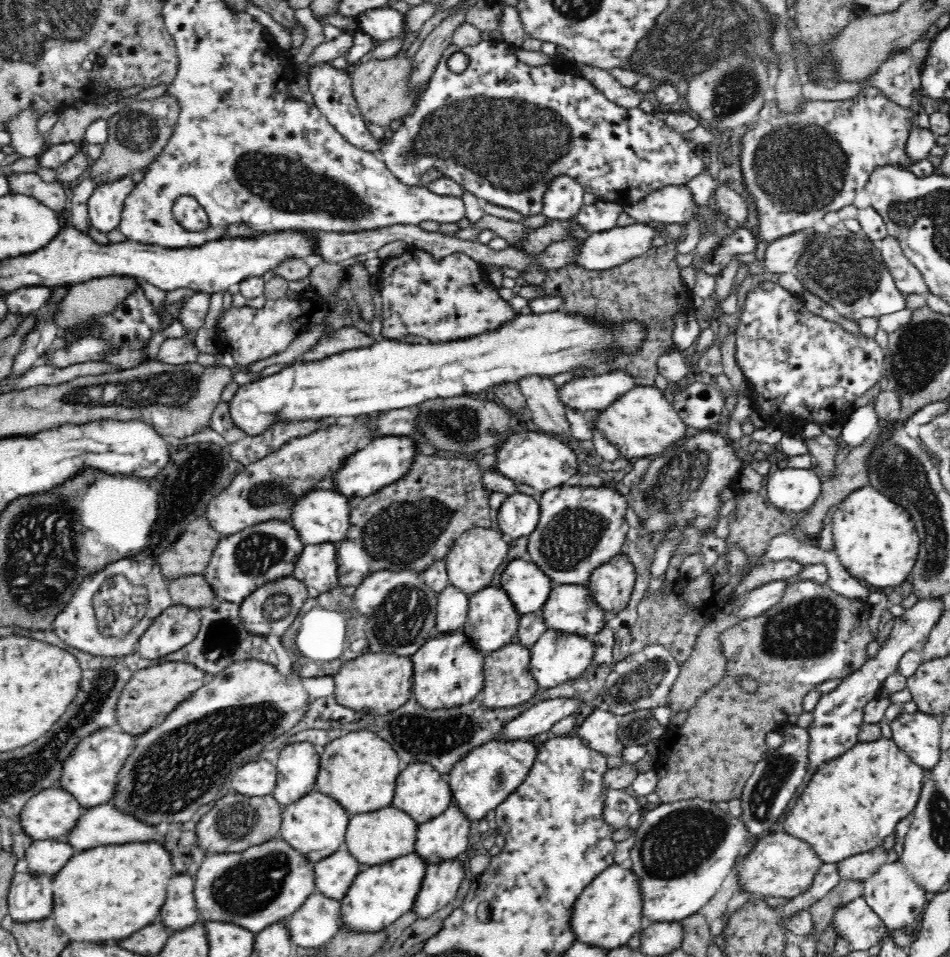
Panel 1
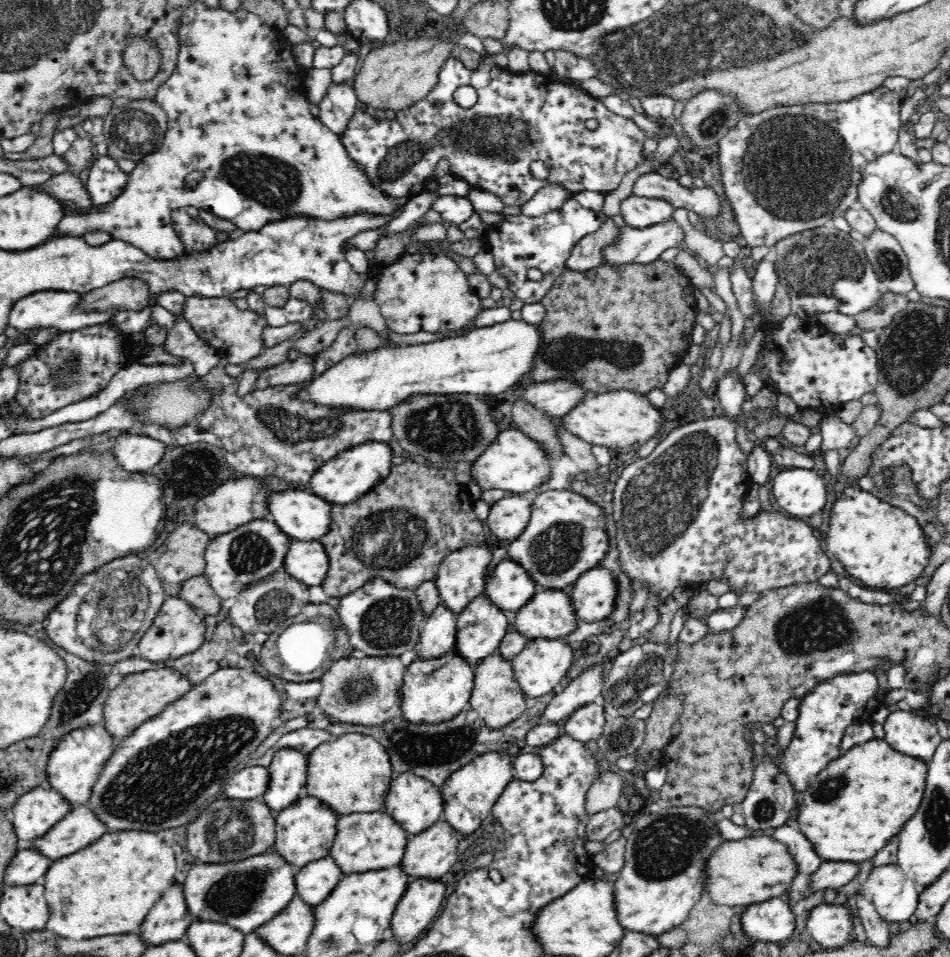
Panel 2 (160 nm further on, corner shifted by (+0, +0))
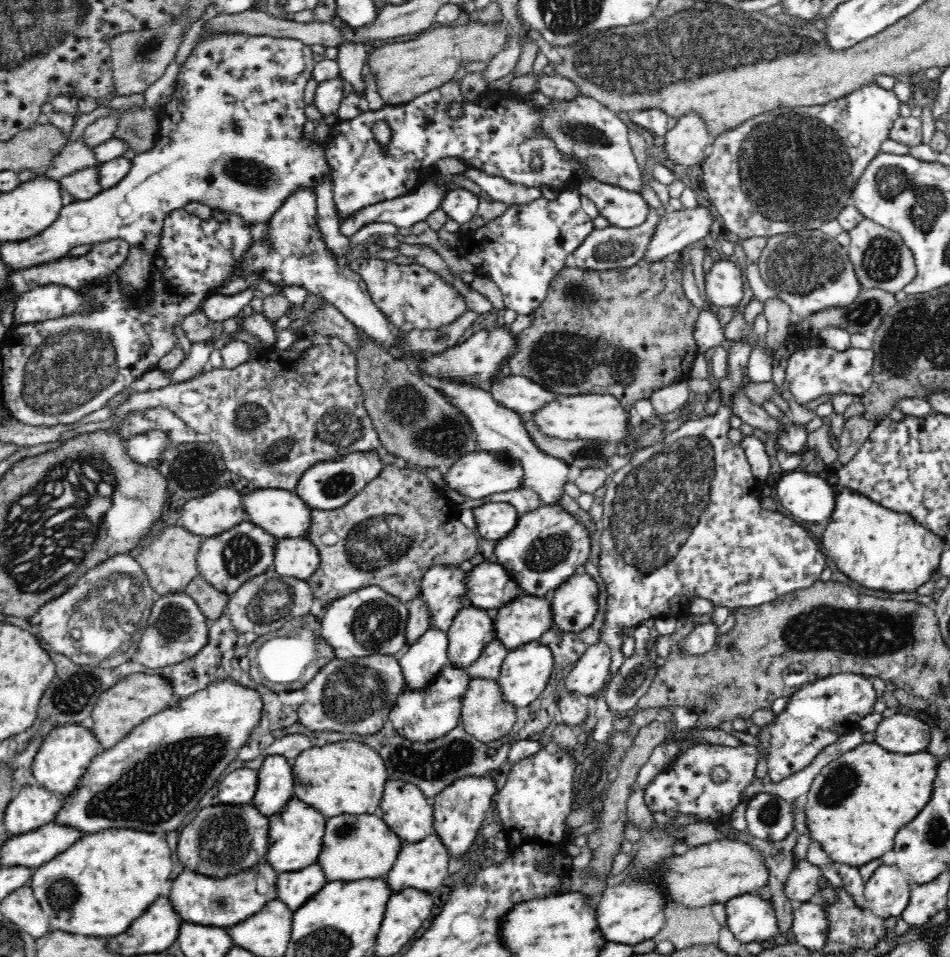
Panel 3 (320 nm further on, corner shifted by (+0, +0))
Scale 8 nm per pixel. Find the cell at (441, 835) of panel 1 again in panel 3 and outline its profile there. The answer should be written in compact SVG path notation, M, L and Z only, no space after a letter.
M434 832L425 836L424 840L404 844L400 849L396 862L393 864L392 870L385 877L394 892L406 887L412 887L433 893L442 887L444 880L450 876L450 872L448 872L450 858L448 847L442 843L442 839Z

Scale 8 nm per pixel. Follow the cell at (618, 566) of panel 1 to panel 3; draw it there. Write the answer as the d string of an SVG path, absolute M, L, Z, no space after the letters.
M575 573L570 576L568 582L560 584L549 597L557 628L580 632L596 620L600 584L592 575Z

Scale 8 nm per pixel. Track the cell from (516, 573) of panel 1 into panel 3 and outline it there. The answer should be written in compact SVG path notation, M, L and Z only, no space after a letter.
M485 561L468 571L468 595L474 607L493 612L524 594L520 583L500 562Z

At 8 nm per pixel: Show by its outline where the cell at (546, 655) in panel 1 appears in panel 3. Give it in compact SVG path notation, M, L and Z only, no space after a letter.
M539 640L511 649L498 678L505 700L517 708L529 706L536 701L555 674L555 662L556 658L552 647L542 644Z

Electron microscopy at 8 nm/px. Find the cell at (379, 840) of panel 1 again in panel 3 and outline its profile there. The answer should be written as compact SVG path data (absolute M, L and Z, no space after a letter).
M379 813L327 818L322 839L322 852L317 861L324 867L328 882L386 876L404 845L396 831L392 831Z

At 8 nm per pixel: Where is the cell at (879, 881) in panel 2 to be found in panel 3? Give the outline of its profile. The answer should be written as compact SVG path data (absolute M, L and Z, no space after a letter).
M882 864L865 882L864 896L876 916L900 917L910 904L912 883L896 865Z

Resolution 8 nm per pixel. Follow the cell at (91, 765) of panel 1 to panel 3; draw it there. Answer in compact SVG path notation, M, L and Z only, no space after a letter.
M64 725L55 729L42 742L42 746L32 762L32 774L36 777L39 786L66 798L76 792L76 786L80 784L82 776L86 774L92 760L95 760L95 756L98 756L101 751L102 745L93 734L92 728Z

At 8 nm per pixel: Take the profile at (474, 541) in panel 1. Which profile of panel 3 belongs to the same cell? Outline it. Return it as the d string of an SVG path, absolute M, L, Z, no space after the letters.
M448 563L431 566L424 574L420 594L430 605L432 627L448 630L460 610L472 606L468 595L469 570L467 563Z

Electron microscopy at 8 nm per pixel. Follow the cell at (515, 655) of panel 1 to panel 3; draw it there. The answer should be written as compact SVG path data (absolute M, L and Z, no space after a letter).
M474 678L463 701L461 723L468 734L488 743L499 740L512 730L516 724L516 710L518 708L514 704L505 700L498 678Z

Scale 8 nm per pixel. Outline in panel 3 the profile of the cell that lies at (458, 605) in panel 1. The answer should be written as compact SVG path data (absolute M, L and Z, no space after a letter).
M431 626L408 647L399 664L406 684L424 688L449 662L448 633Z

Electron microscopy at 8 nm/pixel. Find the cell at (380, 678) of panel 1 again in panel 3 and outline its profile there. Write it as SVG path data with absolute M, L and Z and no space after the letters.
M393 655L334 658L313 677L304 686L306 701L298 710L299 723L315 732L360 736L376 734L384 727L406 684L403 669Z

